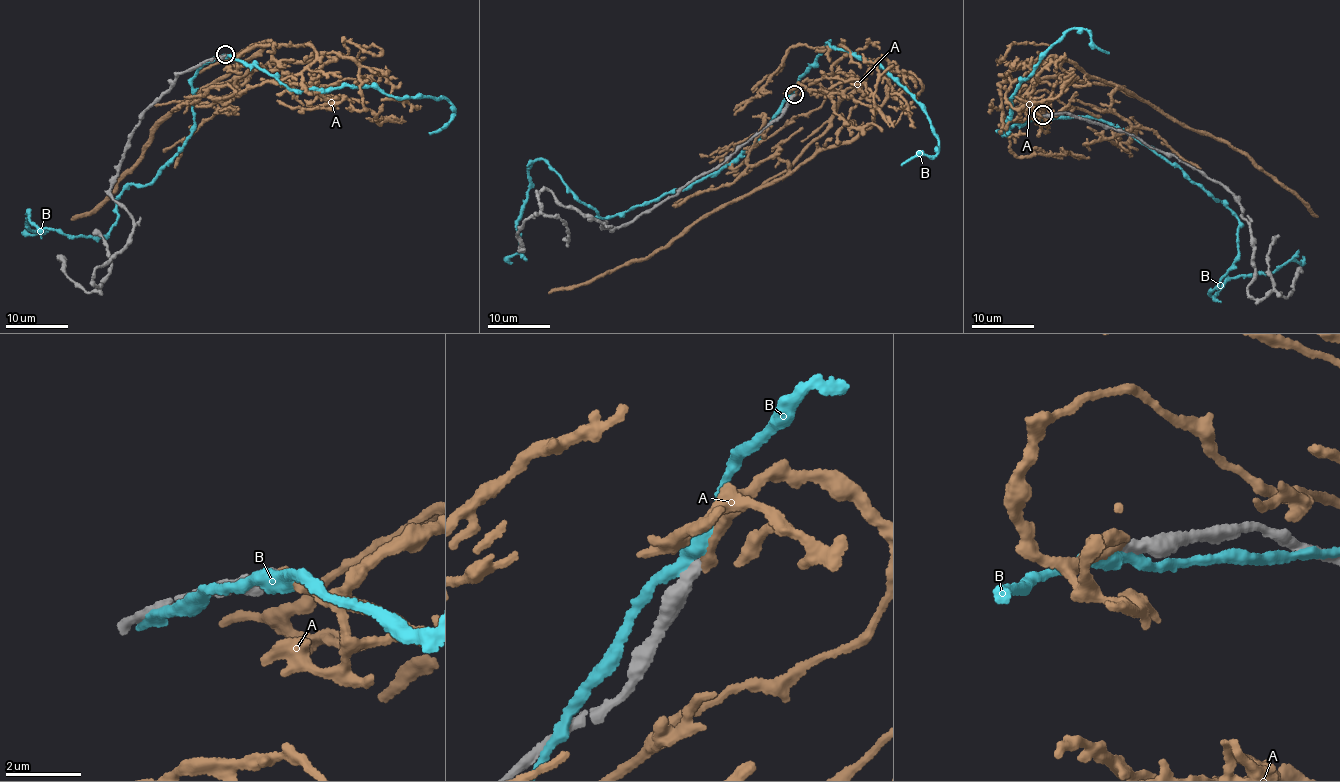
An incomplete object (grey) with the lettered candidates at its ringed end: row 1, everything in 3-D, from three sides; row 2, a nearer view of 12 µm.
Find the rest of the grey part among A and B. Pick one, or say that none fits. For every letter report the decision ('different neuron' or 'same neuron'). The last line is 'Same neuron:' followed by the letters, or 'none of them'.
A: different neuron
B: different neuron
Same neuron: none of them

